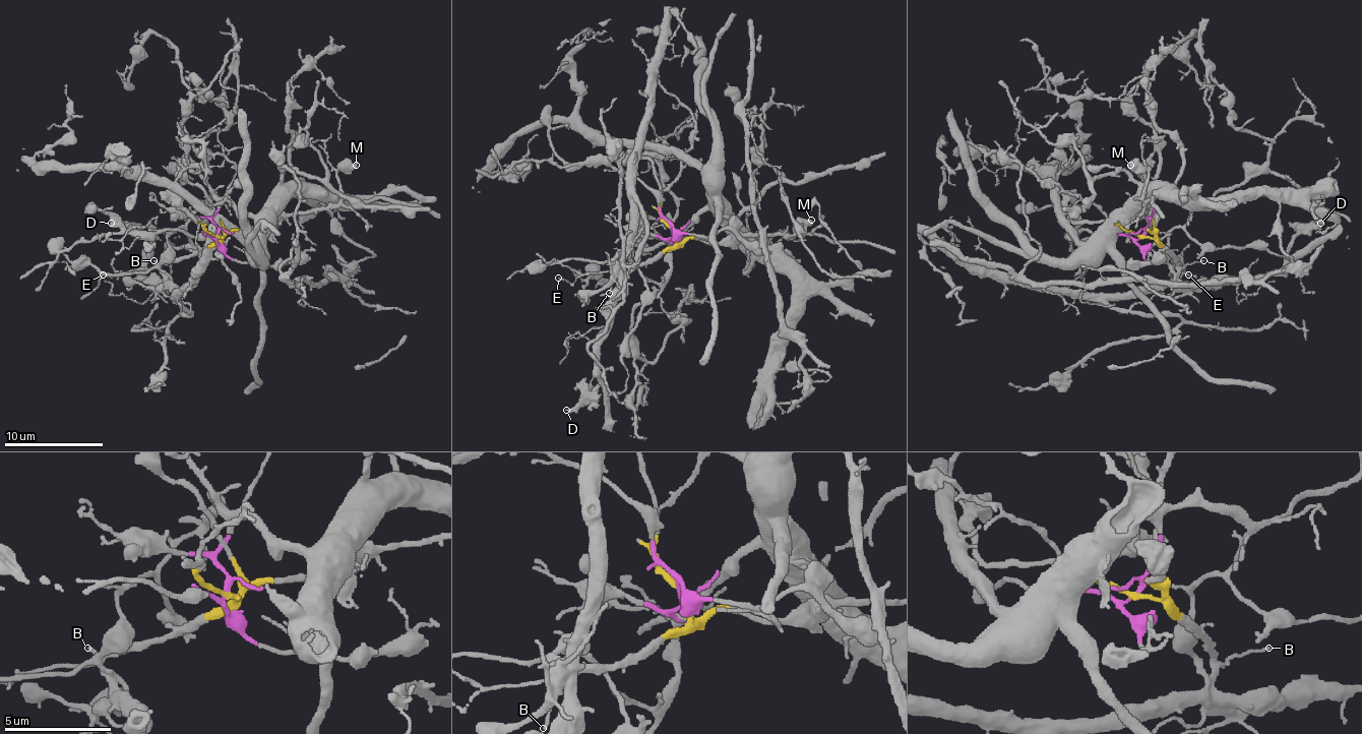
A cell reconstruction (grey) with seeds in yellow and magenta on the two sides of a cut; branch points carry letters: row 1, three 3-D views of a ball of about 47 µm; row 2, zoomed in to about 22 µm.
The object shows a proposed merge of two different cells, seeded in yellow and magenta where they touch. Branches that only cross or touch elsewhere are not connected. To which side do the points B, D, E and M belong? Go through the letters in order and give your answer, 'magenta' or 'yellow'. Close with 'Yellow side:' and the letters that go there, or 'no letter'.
B: yellow
D: yellow
E: yellow
M: yellow
Yellow side: B, D, E, M

